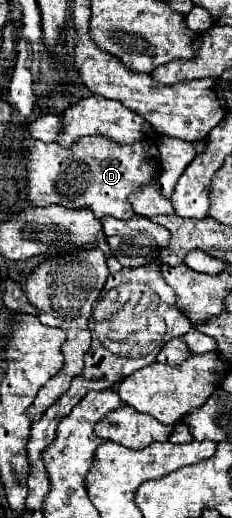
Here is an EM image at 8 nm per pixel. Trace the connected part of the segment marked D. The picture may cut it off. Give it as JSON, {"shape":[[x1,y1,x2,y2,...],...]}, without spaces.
{"shape":[[84,136,78,144,74,144,74,148,62,148,56,142,34,142,26,158,26,194,34,206,60,204,76,210,88,208,96,218,110,214,126,220,134,216,128,194,152,180,156,170,150,162,158,162,158,148,148,140,118,144,104,136]]}

